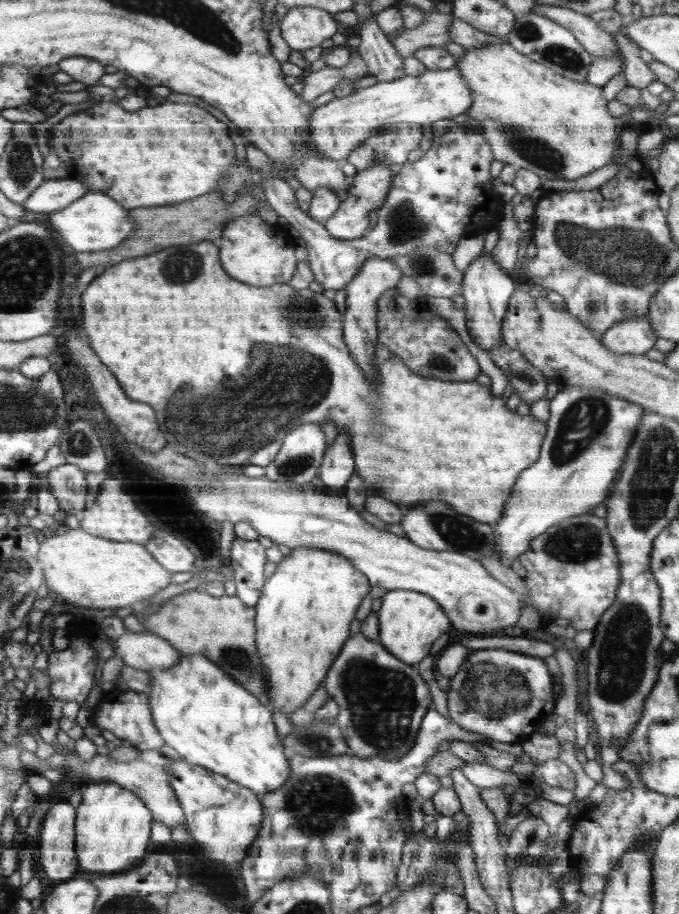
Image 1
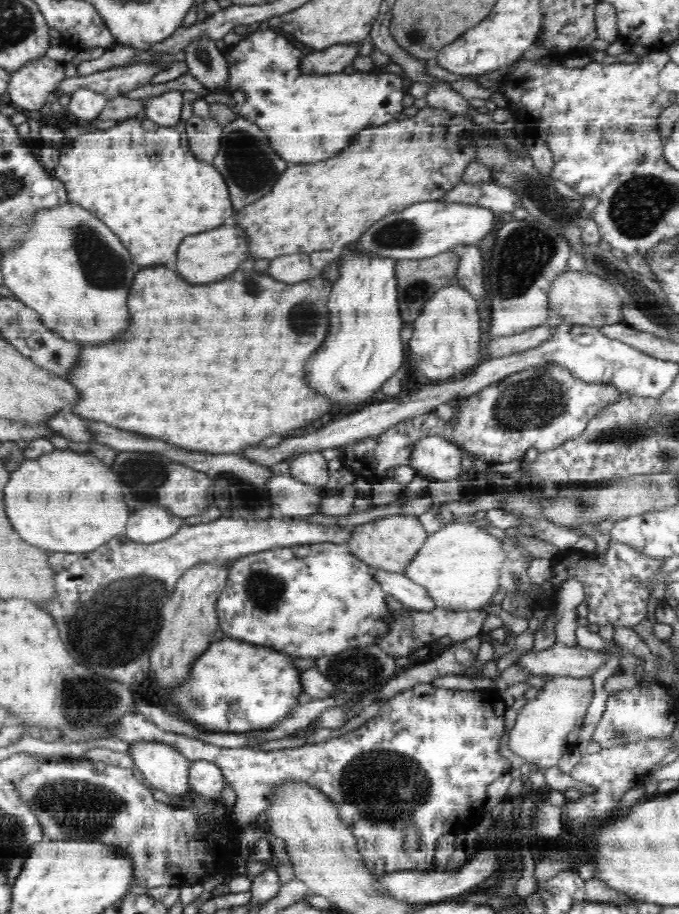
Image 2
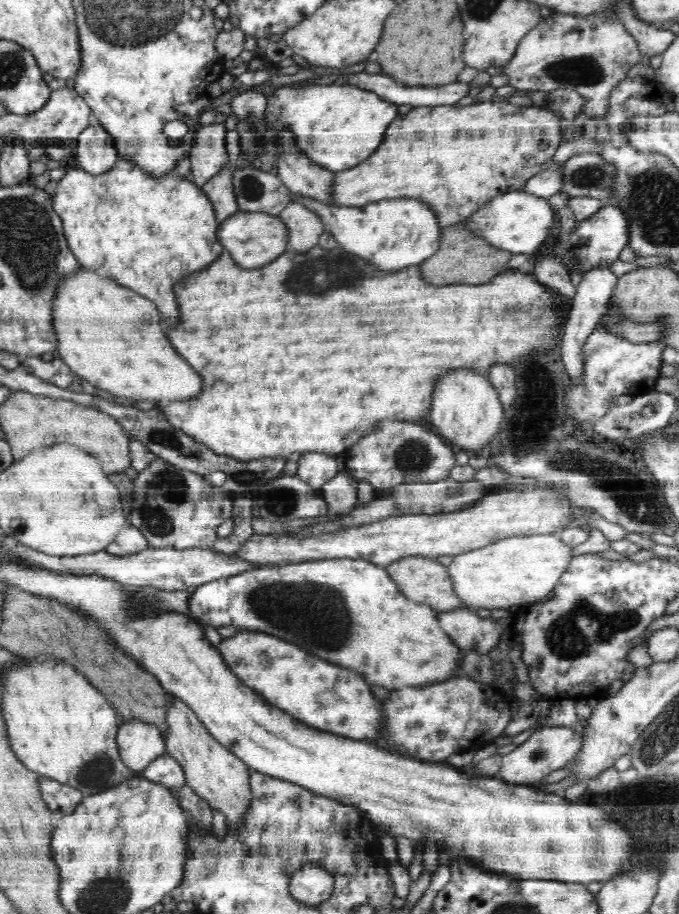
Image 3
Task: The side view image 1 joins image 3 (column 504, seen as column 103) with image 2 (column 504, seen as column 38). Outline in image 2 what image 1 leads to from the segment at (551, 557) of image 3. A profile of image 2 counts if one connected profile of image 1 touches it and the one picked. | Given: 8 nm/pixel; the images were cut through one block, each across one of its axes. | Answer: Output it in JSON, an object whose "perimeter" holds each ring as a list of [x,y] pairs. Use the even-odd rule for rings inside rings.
{"perimeter":[[[451,521],[438,532],[427,536],[426,543],[403,568],[412,582],[423,586],[427,596],[442,609],[467,611],[481,609],[492,602],[500,586],[500,570],[506,560],[502,541],[488,534],[480,526],[468,522]]]}

